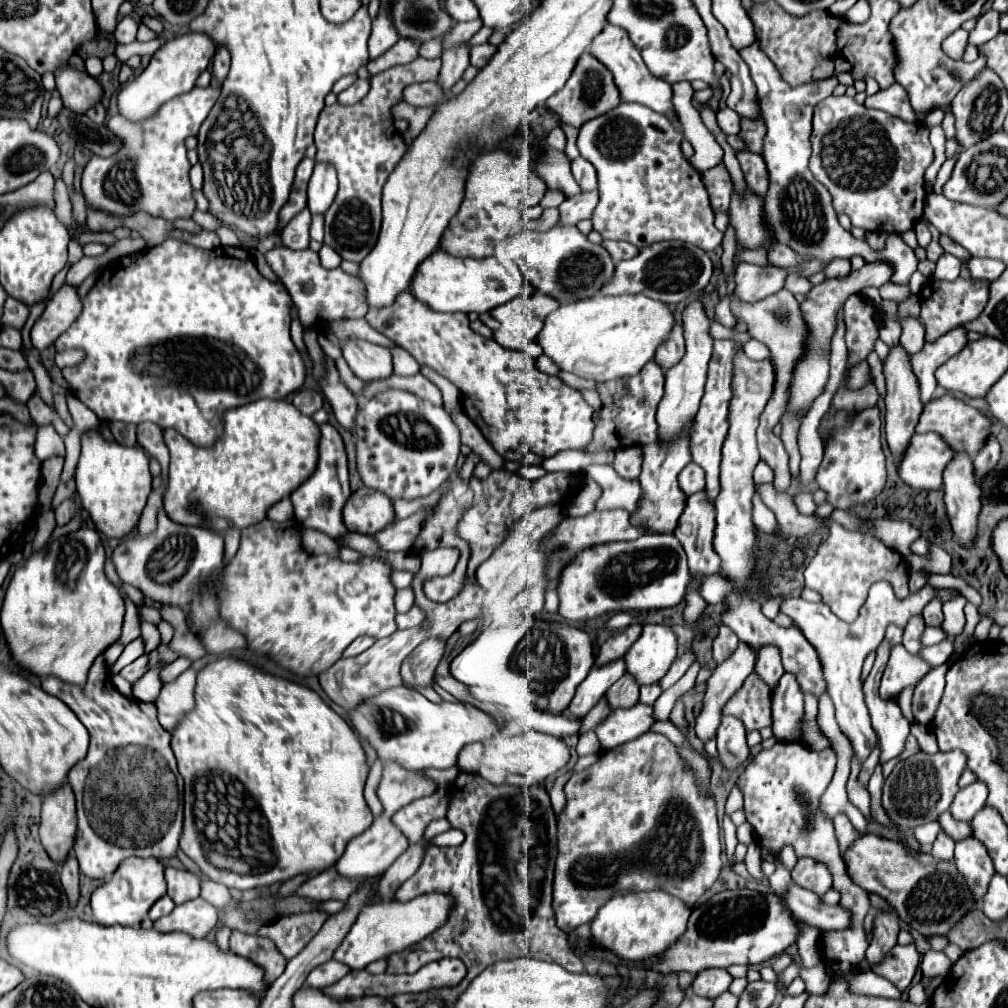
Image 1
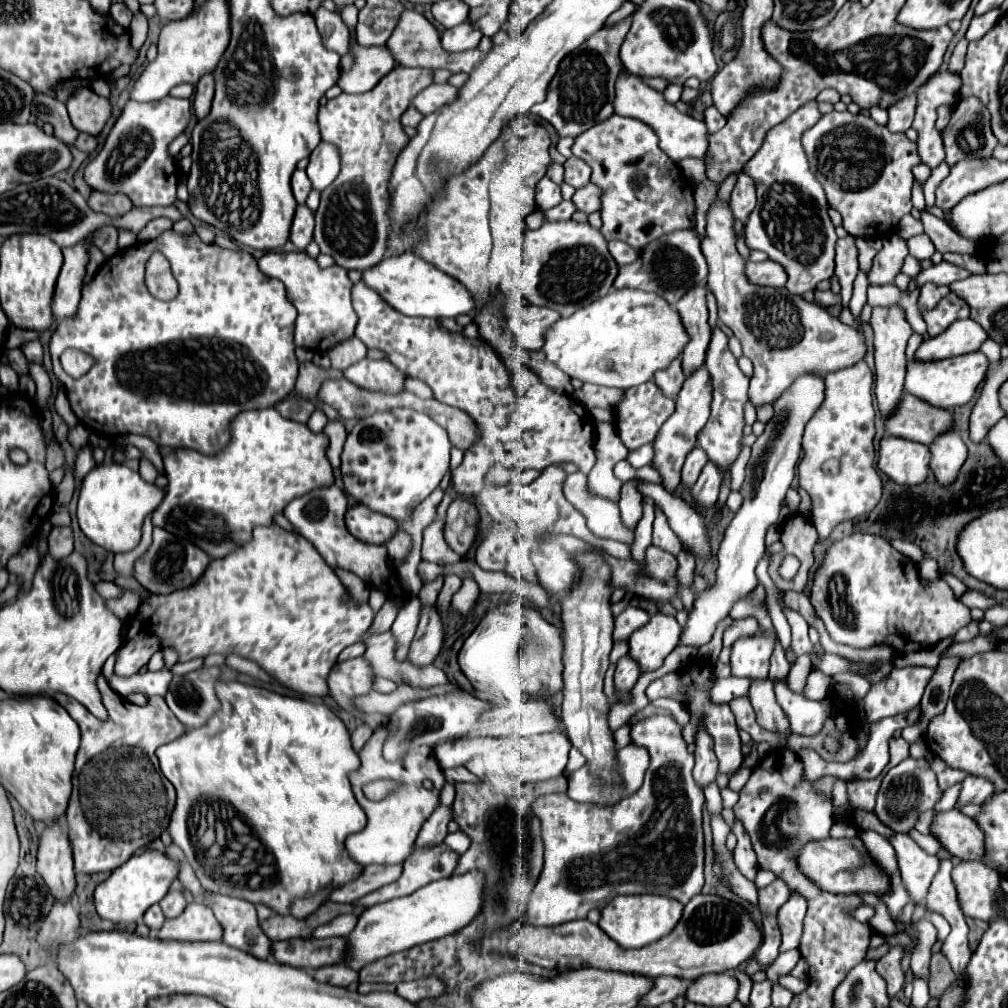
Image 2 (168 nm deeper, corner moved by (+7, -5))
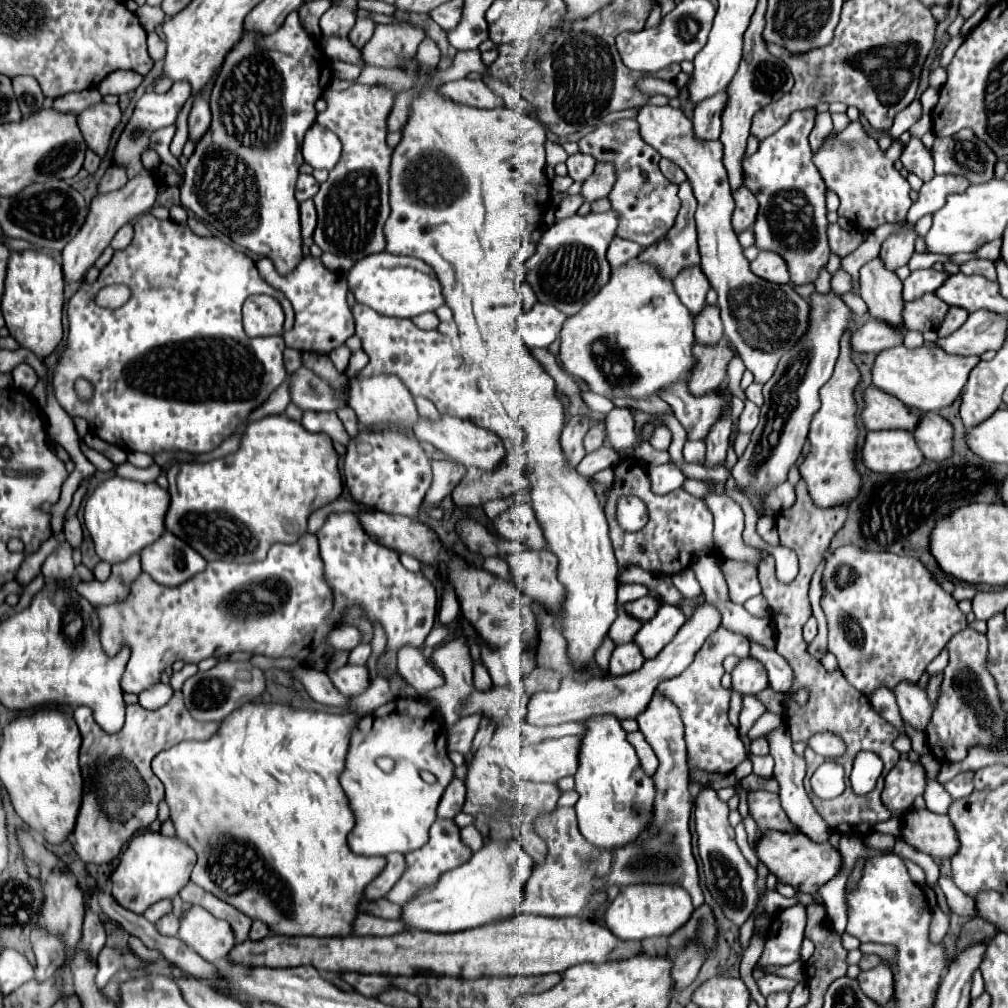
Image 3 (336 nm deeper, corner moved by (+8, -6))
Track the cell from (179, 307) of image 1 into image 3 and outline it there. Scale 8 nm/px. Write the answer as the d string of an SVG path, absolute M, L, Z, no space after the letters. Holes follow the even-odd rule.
M145 213L135 223L131 245L123 251L115 251L113 259L101 269L97 281L83 281L77 293L69 299L69 335L65 349L53 367L57 401L71 417L89 421L93 435L125 451L155 455L161 451L209 453L217 449L287 377L283 337L251 339L243 331L241 305L247 297L257 293L271 295L283 305L283 331L289 331L293 327L291 303L279 289L273 289L259 277L251 257L217 237L205 239L195 235L187 225L173 223L171 219L161 221L151 213ZM113 283L127 285L131 289L131 299L119 309L99 307L95 303L97 293ZM77 379L87 379L93 385L93 397L89 401L79 399L75 391Z

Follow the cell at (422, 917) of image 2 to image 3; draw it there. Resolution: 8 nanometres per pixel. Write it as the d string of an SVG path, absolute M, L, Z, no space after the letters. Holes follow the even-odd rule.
M513 839L509 843L505 843L505 841L487 843L477 853L473 853L467 863L443 873L433 885L427 885L417 895L413 895L401 907L399 921L405 923L407 931L417 929L417 931L431 931L431 933L457 933L457 931L487 925L491 921L497 921L499 917L507 917L507 913L515 913L515 909L523 897L523 885L525 885L527 877L531 875L531 871L533 871L533 861L523 851L519 841Z

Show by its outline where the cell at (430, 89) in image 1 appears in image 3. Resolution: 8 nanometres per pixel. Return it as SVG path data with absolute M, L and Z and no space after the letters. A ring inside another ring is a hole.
M459 79L445 83L439 89L439 95L453 103L479 107L479 109L493 109L503 105L503 99L497 97L483 81L471 81L471 79Z

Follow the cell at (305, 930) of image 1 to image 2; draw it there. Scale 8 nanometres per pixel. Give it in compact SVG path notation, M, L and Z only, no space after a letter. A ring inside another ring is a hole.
M342 914L338 918L334 918L332 922L324 924L324 926L318 926L314 930L314 938L328 938L328 936L348 936L348 932L352 932L352 928L356 926L356 920L358 916L354 914Z

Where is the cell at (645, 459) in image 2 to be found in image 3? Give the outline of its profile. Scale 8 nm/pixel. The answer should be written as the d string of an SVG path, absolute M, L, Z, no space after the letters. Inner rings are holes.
M661 425L659 429L653 431L649 443L651 443L651 447L657 449L657 451L667 451L667 449L669 449L669 443L671 443L671 431L669 431L665 425Z

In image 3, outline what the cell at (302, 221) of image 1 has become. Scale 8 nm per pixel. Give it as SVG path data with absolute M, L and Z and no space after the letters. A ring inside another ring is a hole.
M307 199L307 201L301 203L301 235L303 235L303 239L313 235L313 229L316 225L317 212L315 205L313 205L311 199Z

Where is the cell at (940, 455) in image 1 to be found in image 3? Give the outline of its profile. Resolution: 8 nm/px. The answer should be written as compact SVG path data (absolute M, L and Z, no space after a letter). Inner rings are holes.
M869 431L863 445L863 463L877 473L907 473L923 463L913 433L907 431Z

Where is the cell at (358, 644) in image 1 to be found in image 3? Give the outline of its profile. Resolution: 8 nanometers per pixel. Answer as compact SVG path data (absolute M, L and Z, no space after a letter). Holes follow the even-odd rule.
M361 643L361 645L357 645L357 647L349 653L349 663L365 665L369 657L371 657L371 645L369 645L369 643Z

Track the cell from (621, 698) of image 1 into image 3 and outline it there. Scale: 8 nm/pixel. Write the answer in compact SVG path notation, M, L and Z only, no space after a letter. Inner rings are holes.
M627 643L627 645L619 645L615 647L613 655L611 655L611 665L609 671L611 673L631 673L635 669L639 669L643 665L643 655L639 653L639 647L635 643Z

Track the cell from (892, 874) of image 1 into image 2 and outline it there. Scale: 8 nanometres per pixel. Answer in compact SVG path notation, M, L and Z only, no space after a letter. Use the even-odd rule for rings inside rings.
M814 840L812 844L806 844L800 848L800 856L796 856L796 862L800 864L800 872L804 872L818 888L824 888L832 894L856 894L856 892L888 892L888 876L876 866L876 862L866 856L866 848L860 846L860 840Z

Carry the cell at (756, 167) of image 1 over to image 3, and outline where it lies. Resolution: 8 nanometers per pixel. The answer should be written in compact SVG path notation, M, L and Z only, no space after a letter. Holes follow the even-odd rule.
M739 187L733 193L735 211L733 211L733 229L735 233L751 229L757 215L757 199L747 187Z

